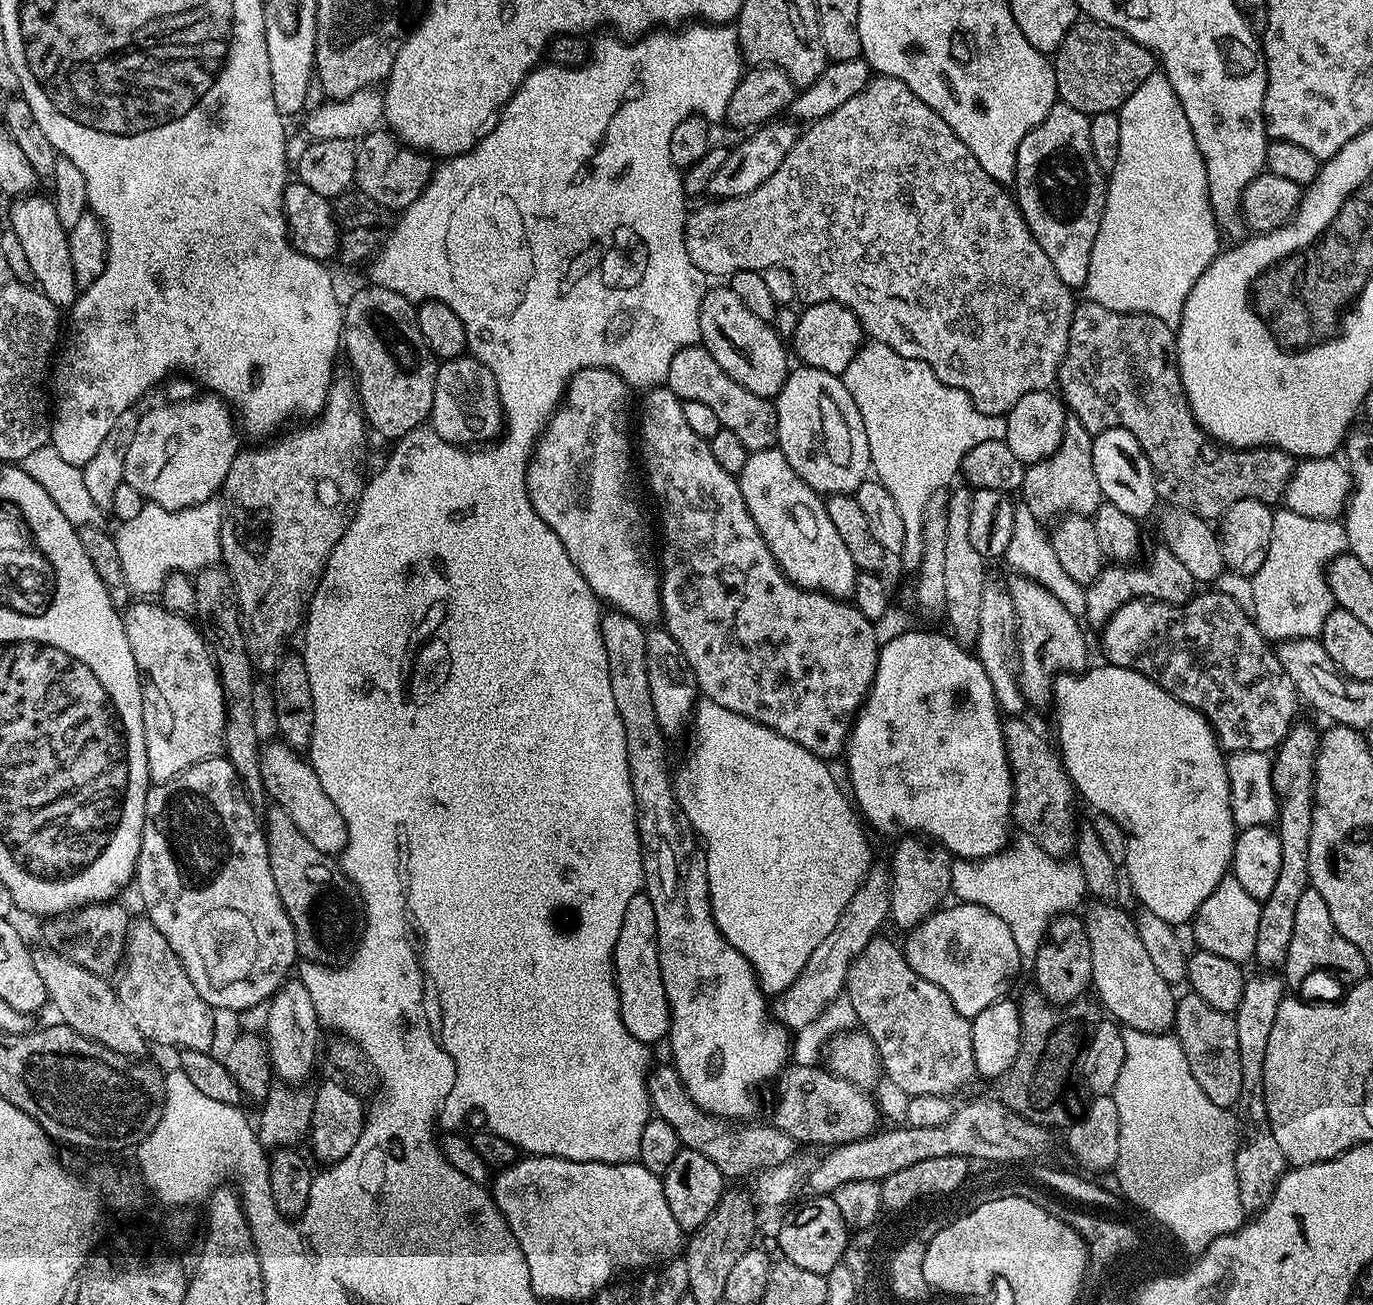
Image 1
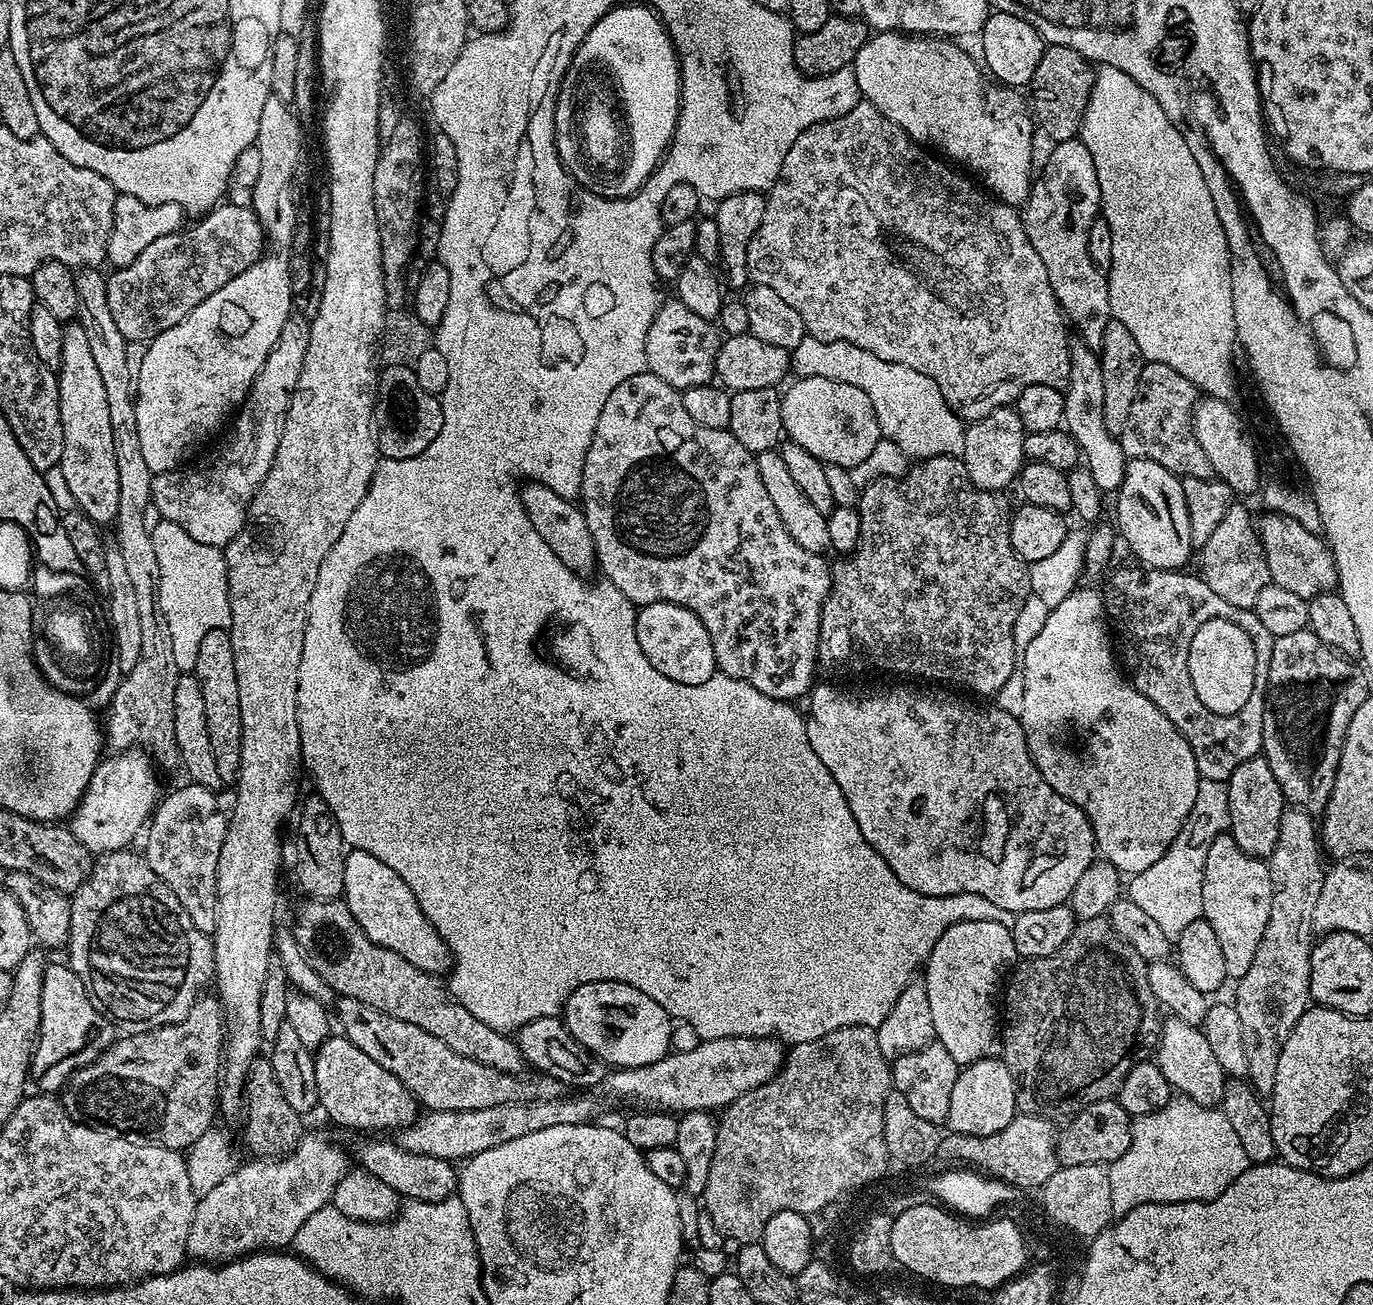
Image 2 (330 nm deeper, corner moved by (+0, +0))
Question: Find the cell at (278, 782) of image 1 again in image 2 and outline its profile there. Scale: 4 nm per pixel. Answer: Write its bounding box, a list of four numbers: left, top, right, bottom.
[342,848,452,974]

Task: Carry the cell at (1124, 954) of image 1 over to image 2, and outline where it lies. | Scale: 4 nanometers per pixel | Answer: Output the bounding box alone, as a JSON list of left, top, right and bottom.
[1154,1018,1226,1106]

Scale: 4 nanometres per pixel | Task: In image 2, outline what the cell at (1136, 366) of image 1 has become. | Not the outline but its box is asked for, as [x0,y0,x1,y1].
[1118,361,1213,479]

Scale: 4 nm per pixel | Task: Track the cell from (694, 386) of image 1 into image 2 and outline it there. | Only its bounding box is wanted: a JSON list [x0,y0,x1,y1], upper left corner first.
[647,299,721,390]

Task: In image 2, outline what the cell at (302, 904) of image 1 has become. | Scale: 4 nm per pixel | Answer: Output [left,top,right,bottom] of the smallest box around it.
[291,898,526,1073]

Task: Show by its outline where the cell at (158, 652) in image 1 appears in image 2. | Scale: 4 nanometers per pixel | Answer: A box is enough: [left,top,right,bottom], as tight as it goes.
[70,750,162,854]

